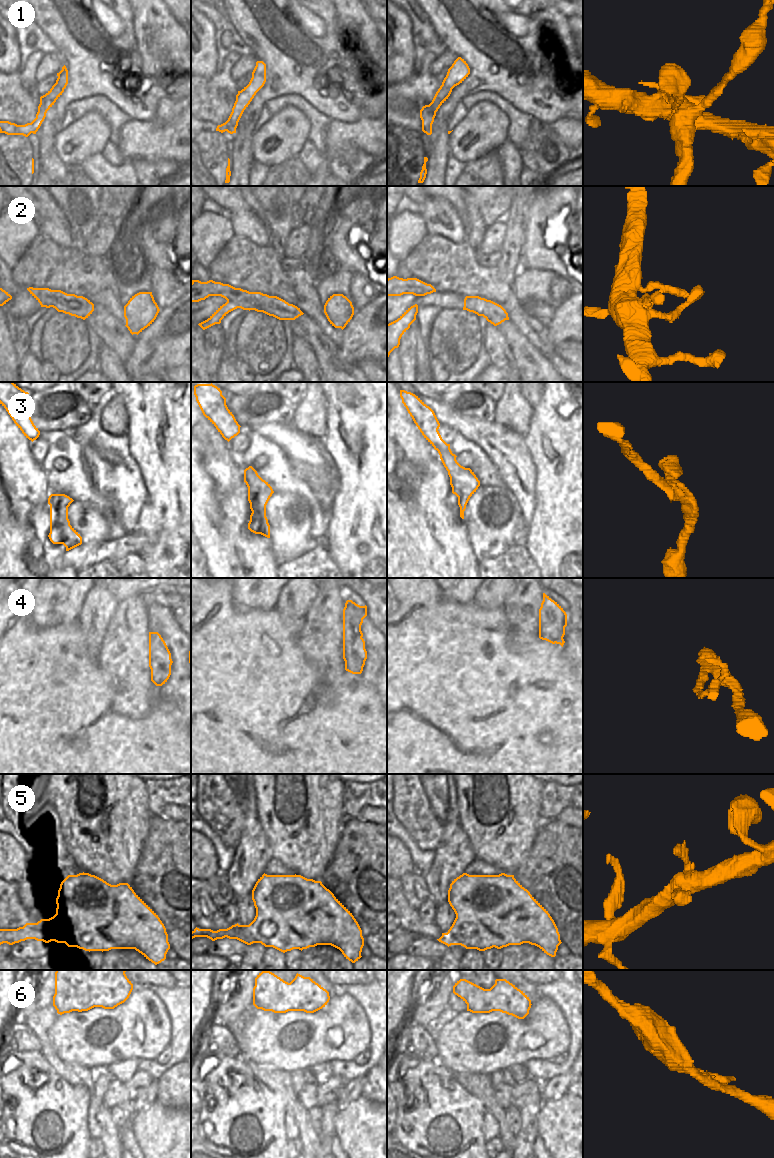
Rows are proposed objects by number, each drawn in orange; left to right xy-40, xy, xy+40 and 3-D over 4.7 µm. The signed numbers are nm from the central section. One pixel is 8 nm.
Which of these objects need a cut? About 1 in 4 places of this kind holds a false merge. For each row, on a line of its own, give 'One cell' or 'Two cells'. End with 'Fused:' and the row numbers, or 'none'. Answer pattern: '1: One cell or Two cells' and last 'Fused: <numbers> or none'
1: Two cells
2: One cell
3: One cell
4: Two cells
5: One cell
6: One cell
Fused: 1, 4.

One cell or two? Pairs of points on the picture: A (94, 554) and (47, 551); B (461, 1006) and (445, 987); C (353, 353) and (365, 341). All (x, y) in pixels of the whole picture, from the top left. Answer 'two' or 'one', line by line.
A: two
B: two
C: one

